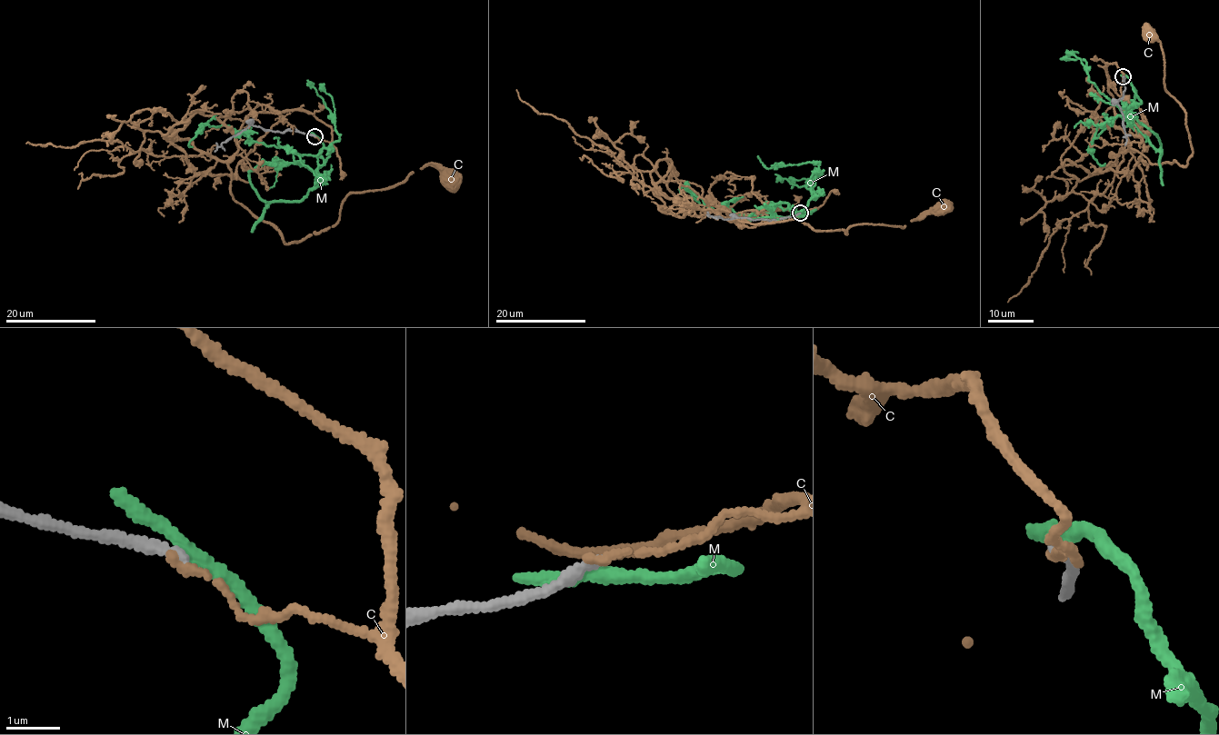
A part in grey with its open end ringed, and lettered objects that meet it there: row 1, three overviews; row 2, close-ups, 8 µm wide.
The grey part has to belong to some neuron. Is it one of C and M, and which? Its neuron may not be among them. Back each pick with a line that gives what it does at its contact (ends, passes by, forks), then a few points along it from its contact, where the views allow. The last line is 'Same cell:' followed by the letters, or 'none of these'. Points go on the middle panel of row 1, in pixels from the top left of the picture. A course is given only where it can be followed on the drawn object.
Same cell: none of these

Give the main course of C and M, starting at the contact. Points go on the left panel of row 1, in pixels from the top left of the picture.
C: (314, 135), (332, 133), (283, 110), (232, 177), (287, 243), (337, 223), (349, 194), (432, 165), (448, 181)
M: (314, 134), (315, 170), (251, 170), (264, 200), (301, 199), (340, 138), (307, 80)

